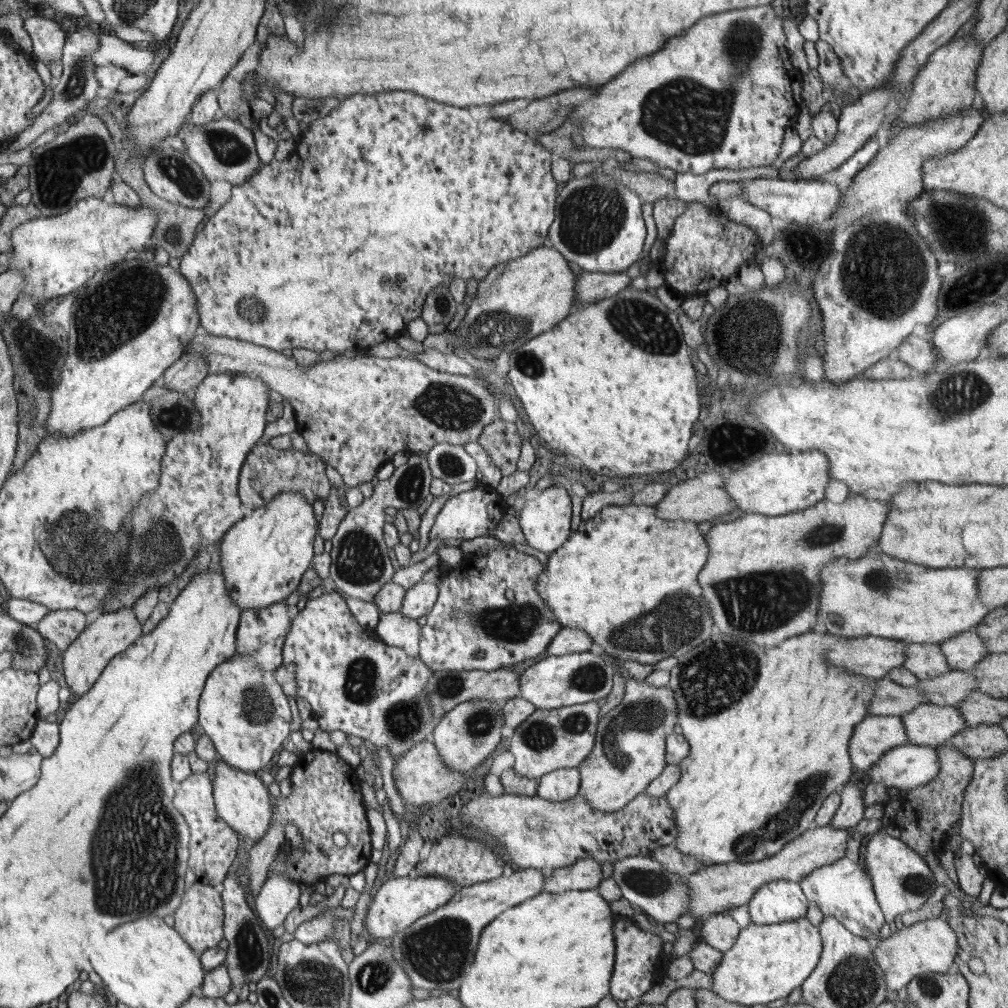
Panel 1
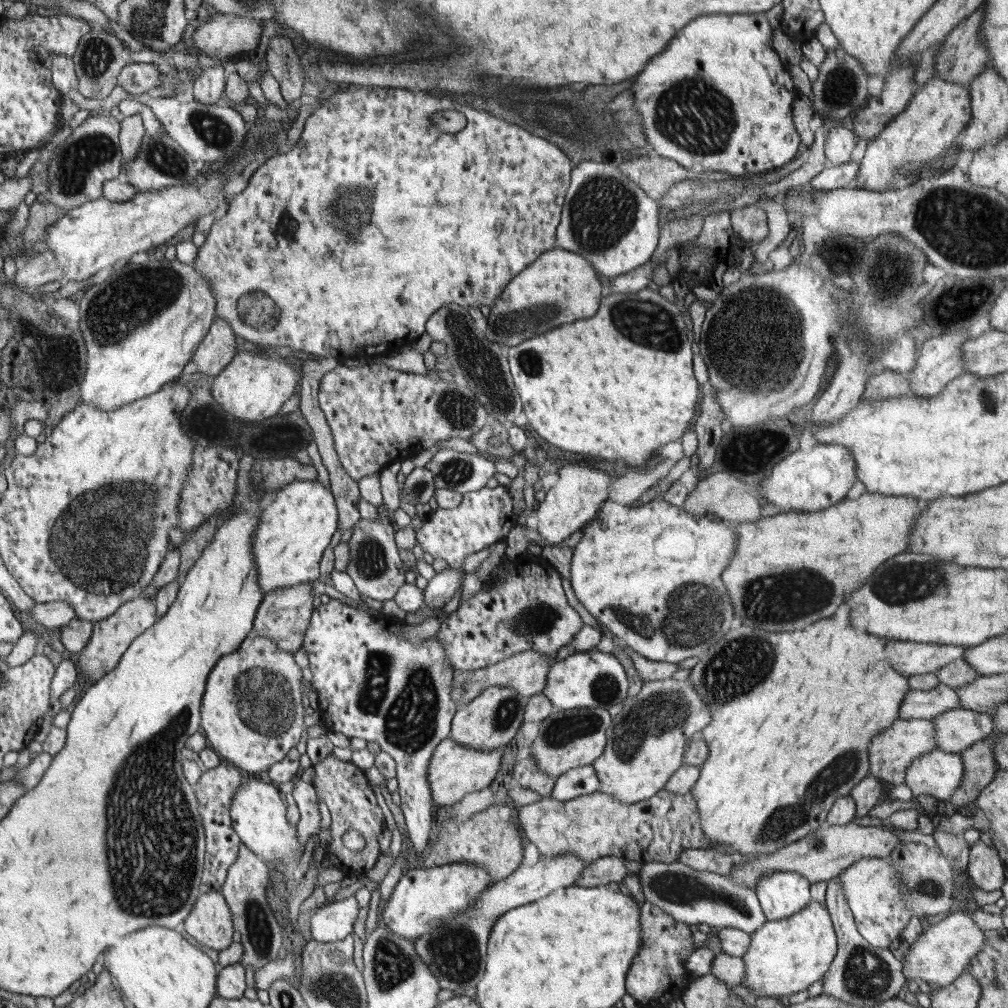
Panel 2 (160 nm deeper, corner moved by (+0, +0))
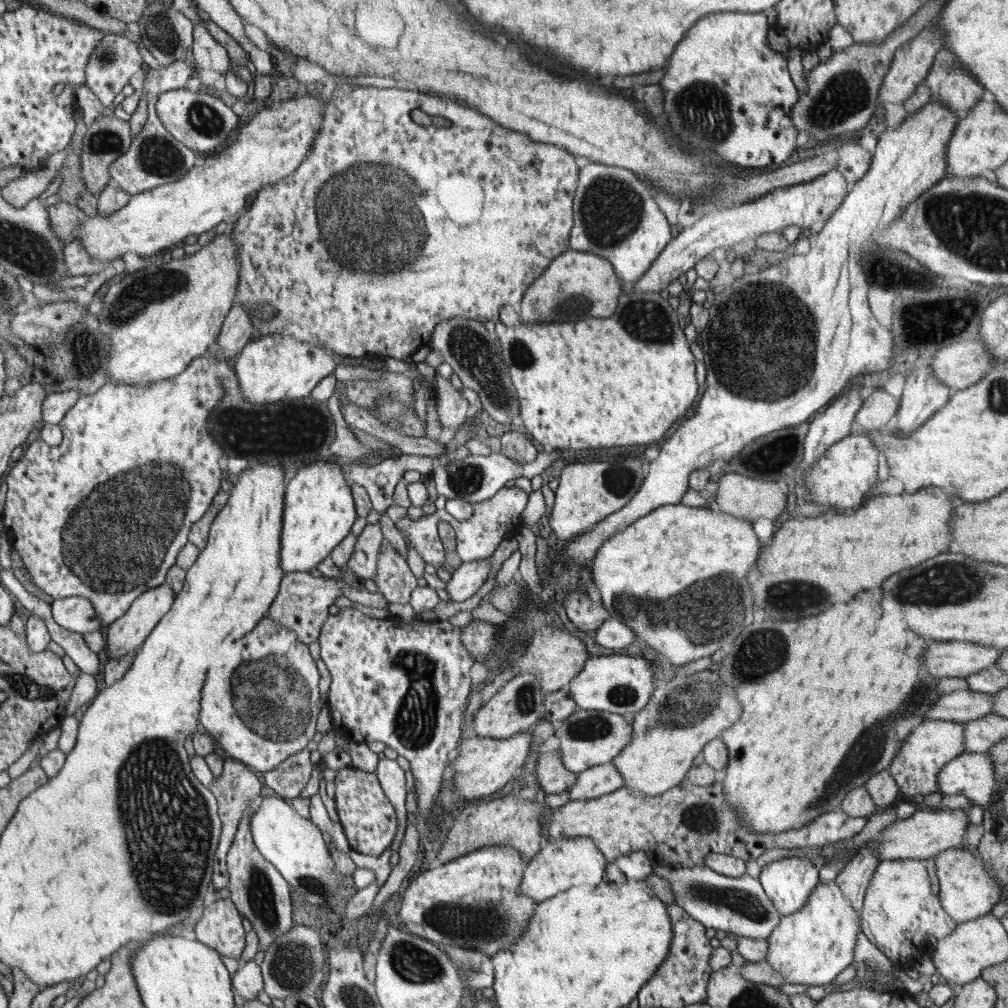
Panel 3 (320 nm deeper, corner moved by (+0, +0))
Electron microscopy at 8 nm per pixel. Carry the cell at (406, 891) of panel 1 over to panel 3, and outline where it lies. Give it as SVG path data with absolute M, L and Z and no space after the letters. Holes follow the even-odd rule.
M511 846L482 847L444 865L418 873L408 884L400 920L408 932L448 947L478 949L494 955L512 947L535 913L538 901L519 893L527 863Z

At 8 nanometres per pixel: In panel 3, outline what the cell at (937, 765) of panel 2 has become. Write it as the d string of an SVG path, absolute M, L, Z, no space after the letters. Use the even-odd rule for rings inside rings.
M962 753L937 772L937 792L942 796L964 794L972 804L987 807L998 789L1000 780L986 753Z

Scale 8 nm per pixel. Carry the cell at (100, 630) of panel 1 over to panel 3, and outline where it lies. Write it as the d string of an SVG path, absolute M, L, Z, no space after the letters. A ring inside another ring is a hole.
M166 583L138 596L138 599L134 600L132 607L126 611L124 616L106 626L104 634L107 637L107 645L105 646L104 654L101 655L104 662L110 660L113 656L116 658L123 657L128 655L129 652L138 650L154 630L154 627L173 609L175 599L172 586Z

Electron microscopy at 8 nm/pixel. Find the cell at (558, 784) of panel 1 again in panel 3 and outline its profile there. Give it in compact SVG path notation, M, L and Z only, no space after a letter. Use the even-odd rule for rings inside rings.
M612 762L598 764L578 774L577 780L568 790L570 800L593 799L625 786L624 779Z

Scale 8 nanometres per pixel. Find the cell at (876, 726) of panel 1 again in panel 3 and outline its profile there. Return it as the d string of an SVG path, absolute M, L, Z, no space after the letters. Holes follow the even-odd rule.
M925 719L914 729L914 732L910 733L910 736L906 737L906 741L902 741L903 745L899 748L899 753L887 768L895 778L900 792L908 796L937 792L937 772L965 752L964 736L962 736L964 727L962 723L954 721Z

